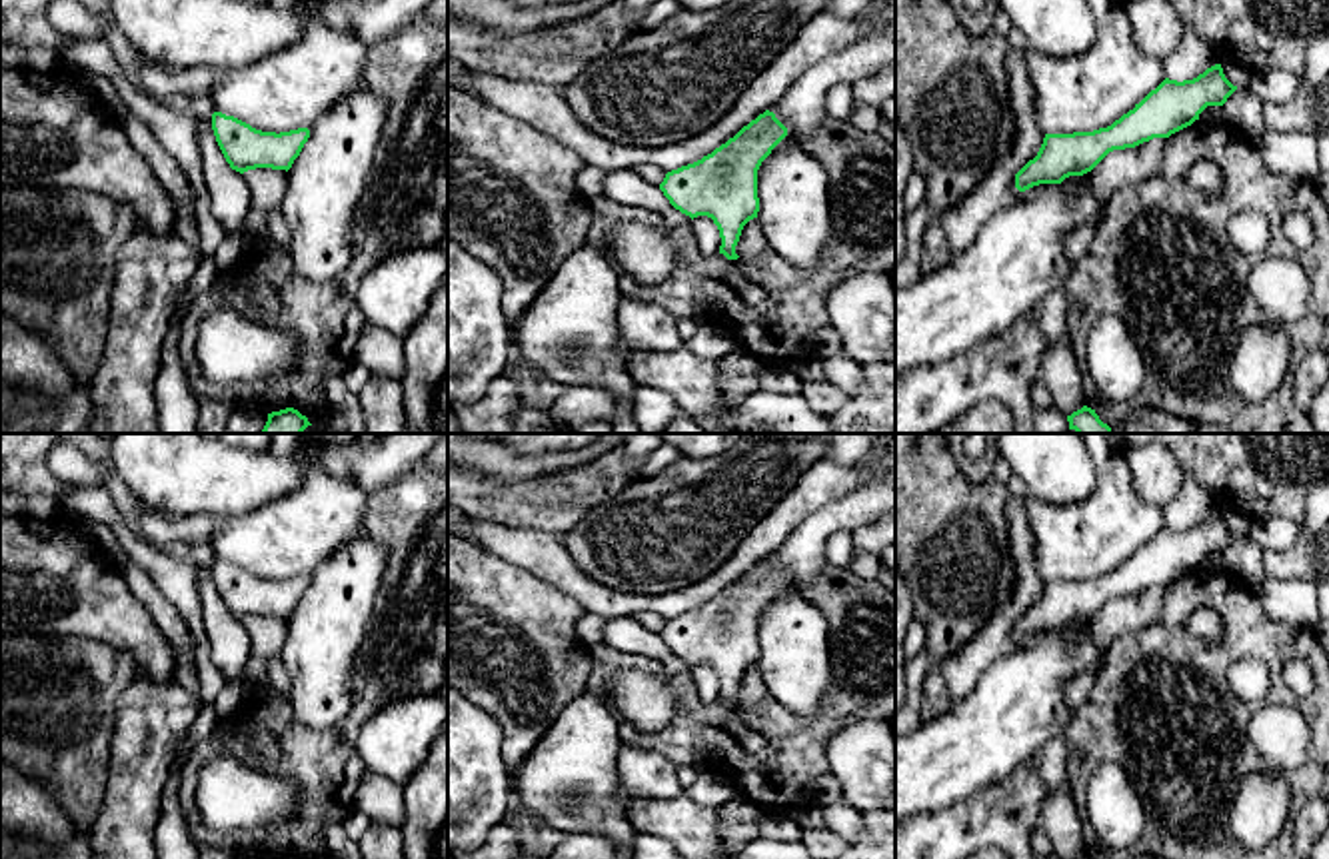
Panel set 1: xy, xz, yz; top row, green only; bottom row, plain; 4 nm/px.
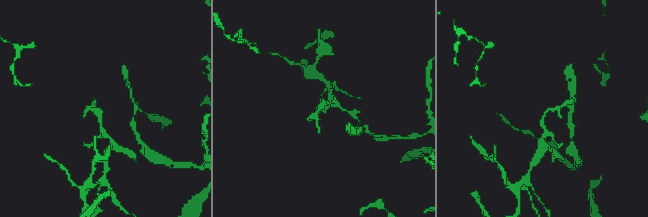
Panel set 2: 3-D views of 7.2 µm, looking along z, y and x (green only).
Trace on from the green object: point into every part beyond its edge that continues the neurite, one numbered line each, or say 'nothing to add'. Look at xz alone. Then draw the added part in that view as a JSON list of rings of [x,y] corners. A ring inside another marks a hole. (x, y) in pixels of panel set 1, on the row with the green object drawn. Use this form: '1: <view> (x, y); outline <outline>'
nothing to add

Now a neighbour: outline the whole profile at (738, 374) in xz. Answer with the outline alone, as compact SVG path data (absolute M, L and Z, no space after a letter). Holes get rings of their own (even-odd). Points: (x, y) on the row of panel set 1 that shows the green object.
M735 350L719 362L719 390L725 408L739 406L749 394L757 392L759 368L753 358Z

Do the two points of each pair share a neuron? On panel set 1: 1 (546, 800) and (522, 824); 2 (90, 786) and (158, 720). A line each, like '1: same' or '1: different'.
1: different
2: different

